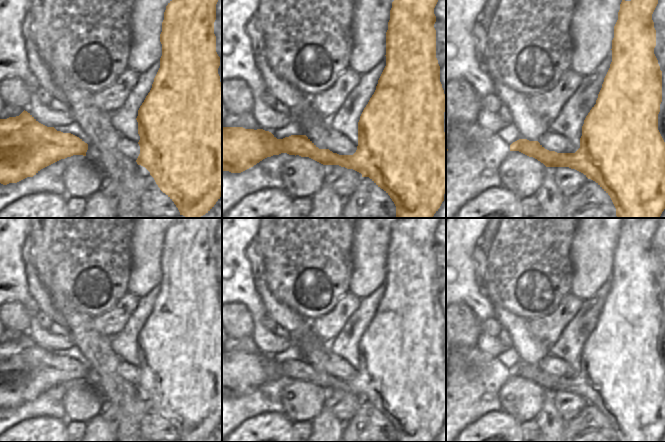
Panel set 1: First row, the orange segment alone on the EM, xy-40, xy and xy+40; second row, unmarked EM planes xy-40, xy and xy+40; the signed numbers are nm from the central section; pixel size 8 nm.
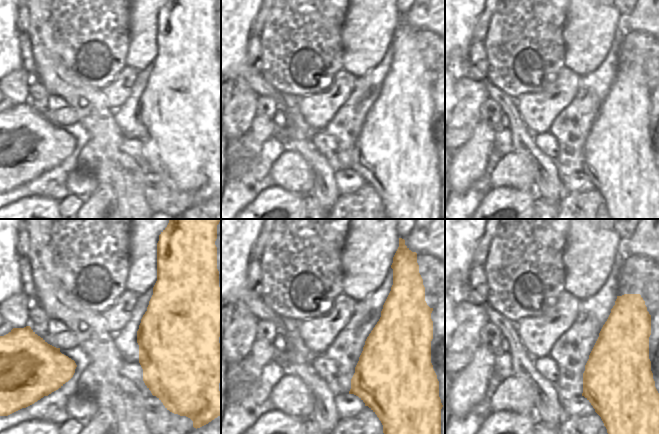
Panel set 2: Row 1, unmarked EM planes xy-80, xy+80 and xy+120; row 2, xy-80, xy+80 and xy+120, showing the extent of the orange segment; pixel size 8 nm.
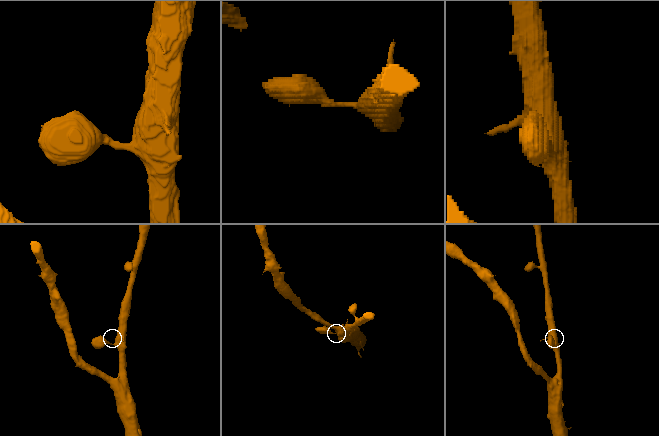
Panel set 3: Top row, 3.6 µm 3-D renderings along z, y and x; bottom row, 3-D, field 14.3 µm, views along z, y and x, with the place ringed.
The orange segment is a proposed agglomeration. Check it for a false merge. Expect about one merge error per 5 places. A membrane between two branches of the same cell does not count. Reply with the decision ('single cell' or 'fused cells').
single cell

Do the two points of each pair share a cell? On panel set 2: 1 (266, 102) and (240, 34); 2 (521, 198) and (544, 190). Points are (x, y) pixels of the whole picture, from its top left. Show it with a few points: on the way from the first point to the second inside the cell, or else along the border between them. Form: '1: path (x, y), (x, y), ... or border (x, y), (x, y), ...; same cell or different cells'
1: border (259, 95), (269, 96), (274, 101), (277, 109); different cells
2: border (534, 190), (537, 195); different cells

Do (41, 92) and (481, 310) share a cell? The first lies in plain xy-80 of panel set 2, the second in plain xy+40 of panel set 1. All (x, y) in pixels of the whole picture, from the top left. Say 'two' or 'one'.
two

